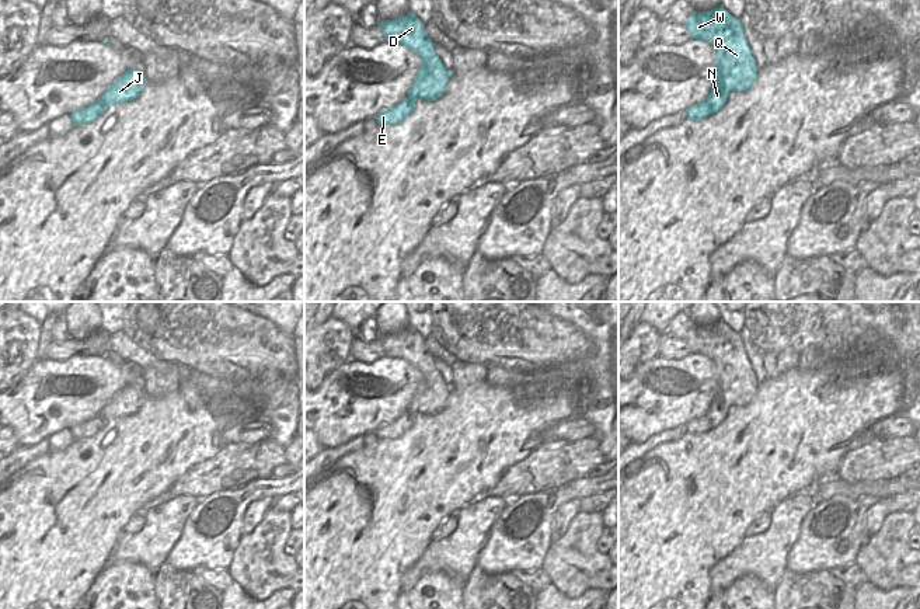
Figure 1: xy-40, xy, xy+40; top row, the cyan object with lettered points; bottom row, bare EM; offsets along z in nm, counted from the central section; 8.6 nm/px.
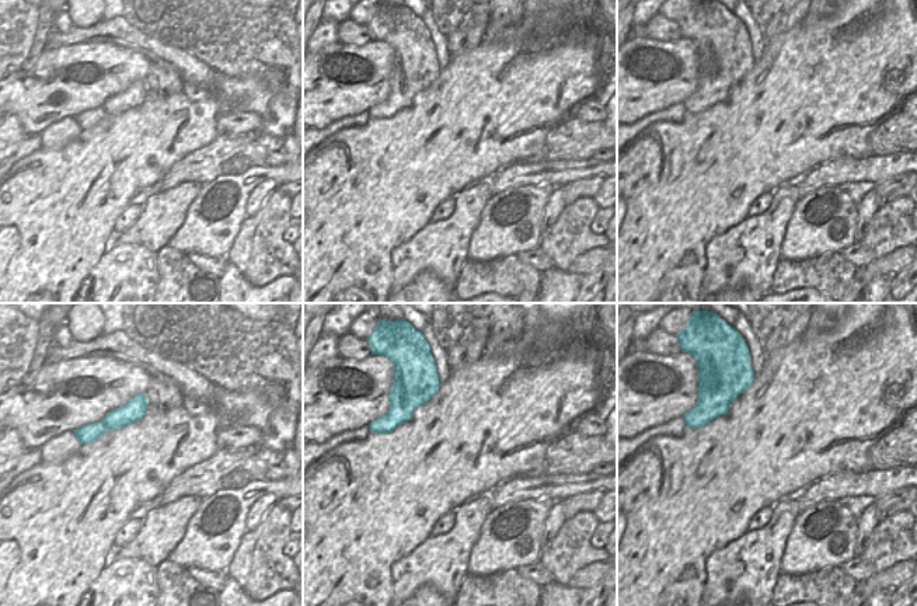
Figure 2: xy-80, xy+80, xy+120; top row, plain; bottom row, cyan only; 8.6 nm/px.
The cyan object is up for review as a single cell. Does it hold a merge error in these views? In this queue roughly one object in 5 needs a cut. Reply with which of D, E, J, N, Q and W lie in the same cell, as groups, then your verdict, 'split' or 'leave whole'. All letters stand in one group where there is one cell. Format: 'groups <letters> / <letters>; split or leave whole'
groups D E J N Q W; leave whole

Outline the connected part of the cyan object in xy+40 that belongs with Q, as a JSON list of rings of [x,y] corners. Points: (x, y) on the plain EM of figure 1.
[[[722,320],[693,326],[684,341],[691,354],[705,355],[717,366],[717,392],[710,408],[684,425],[689,434],[700,435],[717,428],[732,406],[749,404],[757,393],[759,382],[739,333]]]

